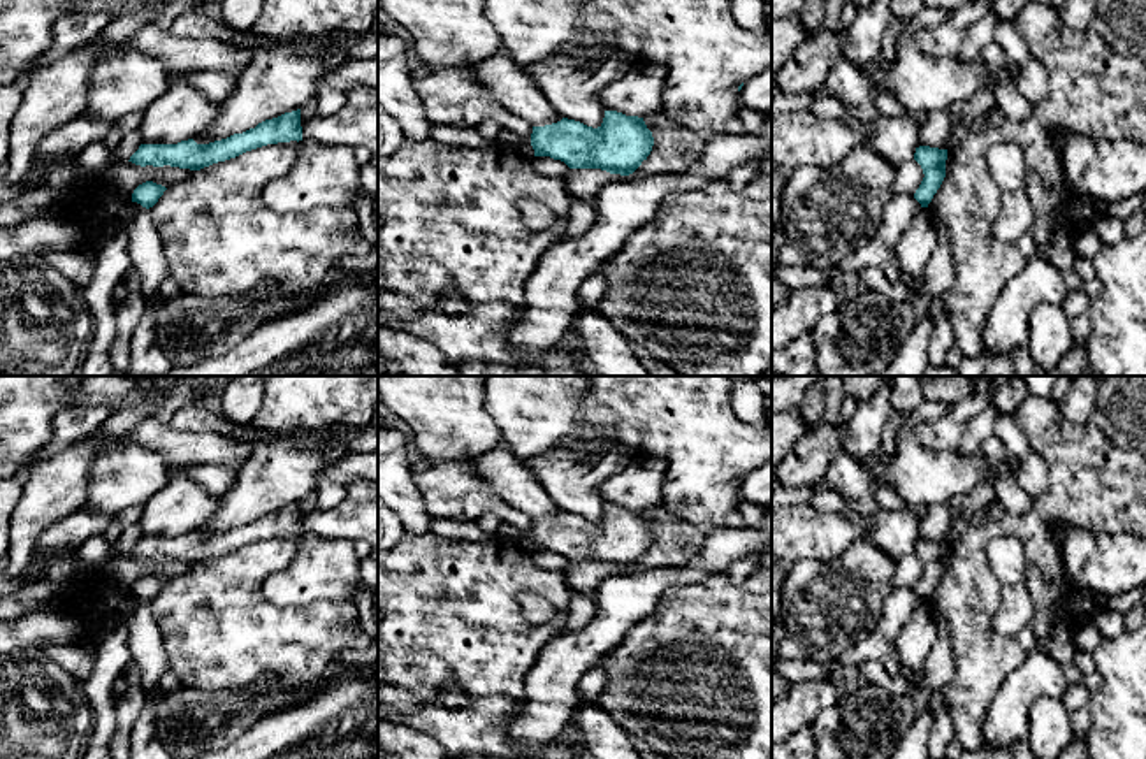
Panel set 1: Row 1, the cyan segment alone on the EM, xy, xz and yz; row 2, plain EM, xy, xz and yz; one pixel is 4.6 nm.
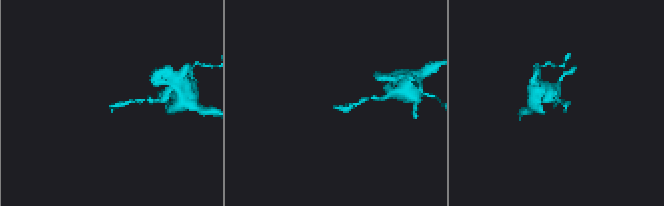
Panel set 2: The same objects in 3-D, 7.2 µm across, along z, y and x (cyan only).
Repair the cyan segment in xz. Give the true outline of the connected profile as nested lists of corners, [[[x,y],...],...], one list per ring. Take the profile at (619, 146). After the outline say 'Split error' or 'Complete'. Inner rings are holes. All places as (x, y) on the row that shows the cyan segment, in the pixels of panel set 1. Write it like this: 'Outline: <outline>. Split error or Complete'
Outline: [[[605,111],[598,128],[562,118],[557,123],[533,126],[534,156],[550,156],[569,169],[601,169],[629,176],[652,151],[654,137],[643,118]]]. Complete

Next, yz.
Outline: [[[919,146],[916,148],[914,160],[921,165],[925,174],[914,199],[921,204],[921,207],[928,207],[946,177],[947,149]]]. Complete

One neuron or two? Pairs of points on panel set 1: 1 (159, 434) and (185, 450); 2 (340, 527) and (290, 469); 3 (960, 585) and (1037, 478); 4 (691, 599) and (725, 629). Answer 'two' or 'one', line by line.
1: one
2: two
3: two
4: one

